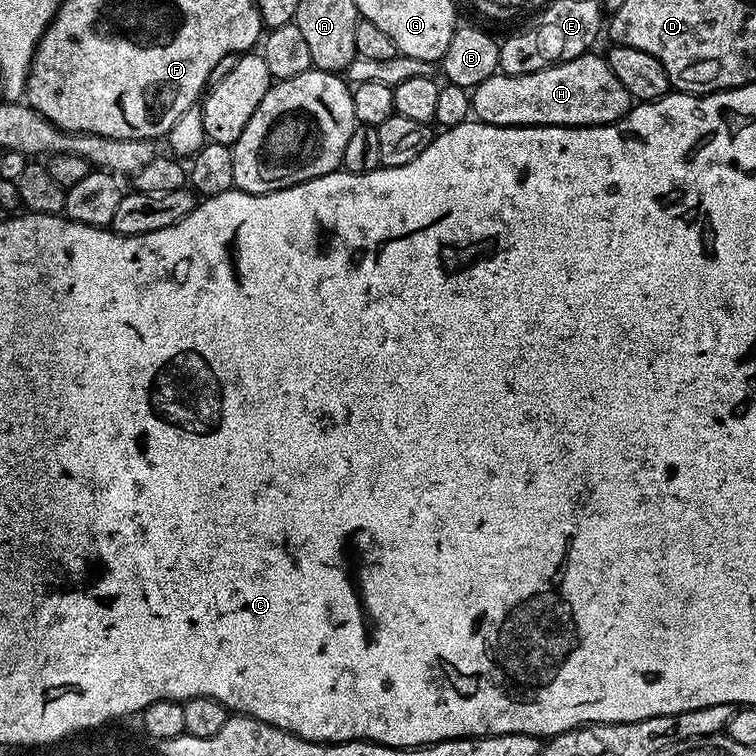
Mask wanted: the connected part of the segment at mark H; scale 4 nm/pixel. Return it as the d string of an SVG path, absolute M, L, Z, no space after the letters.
M585 54L534 74L486 78L471 89L472 116L481 124L505 126L595 126L615 124L633 107L632 95L618 82L603 55Z

